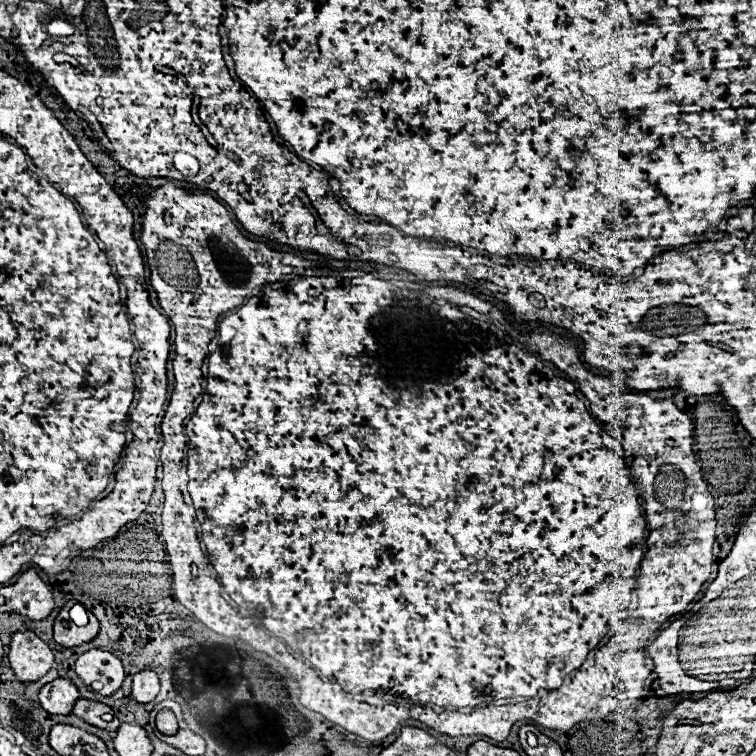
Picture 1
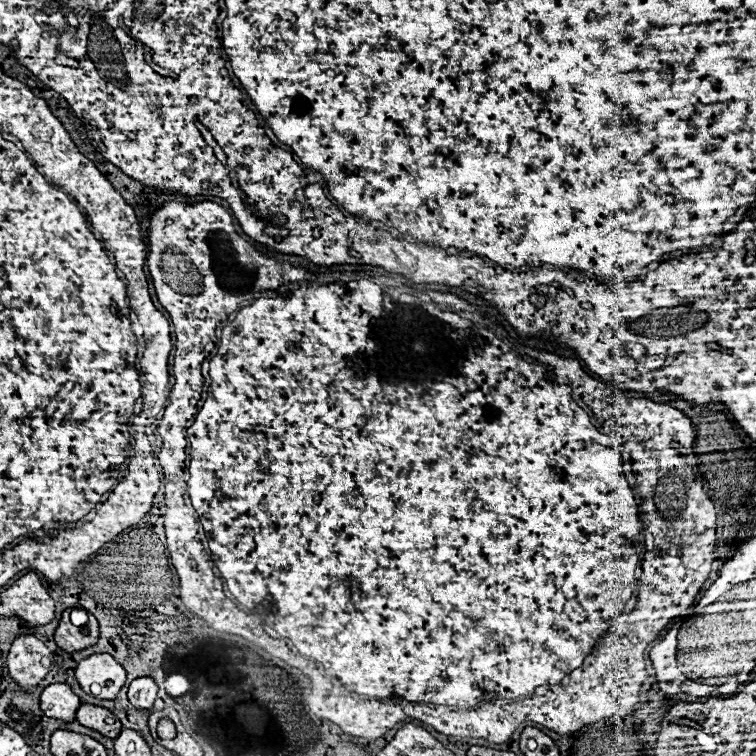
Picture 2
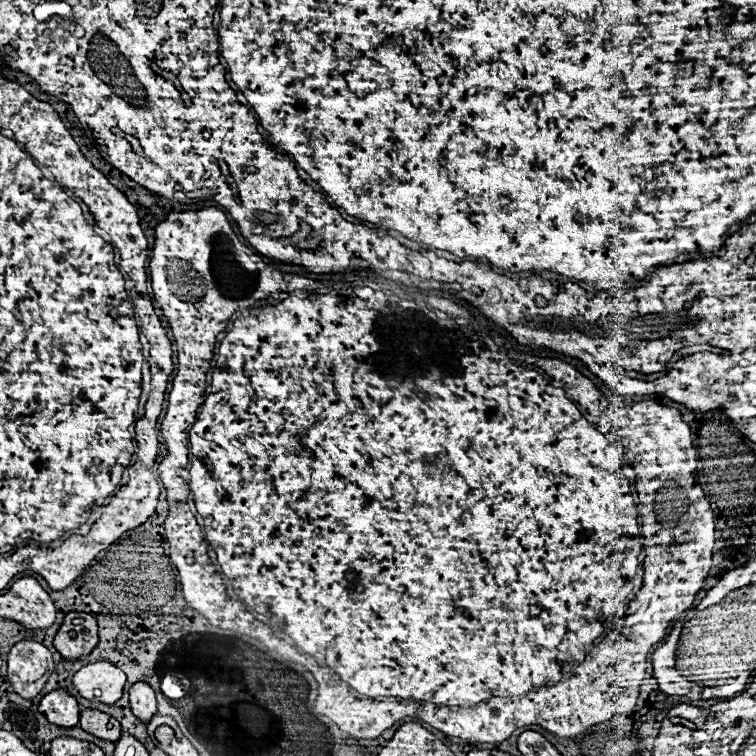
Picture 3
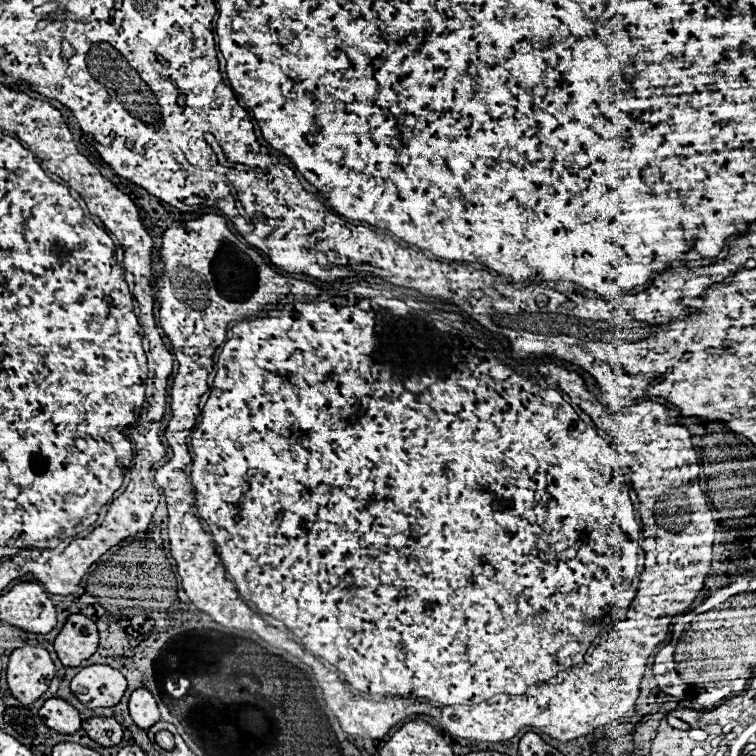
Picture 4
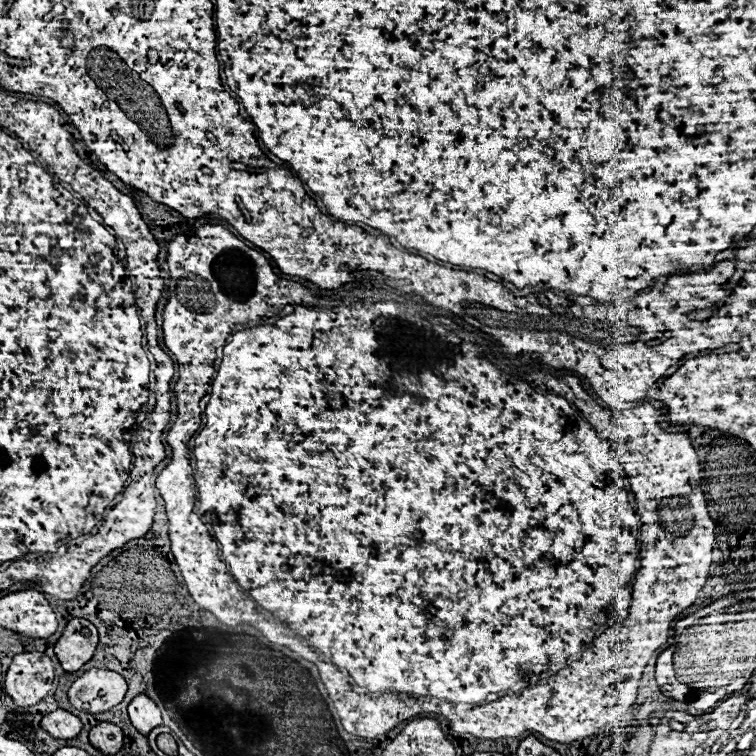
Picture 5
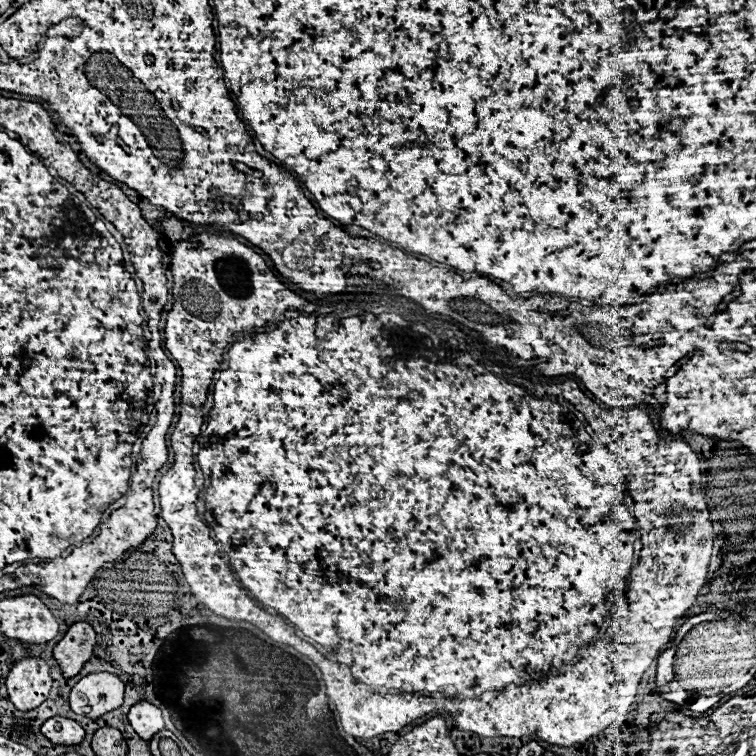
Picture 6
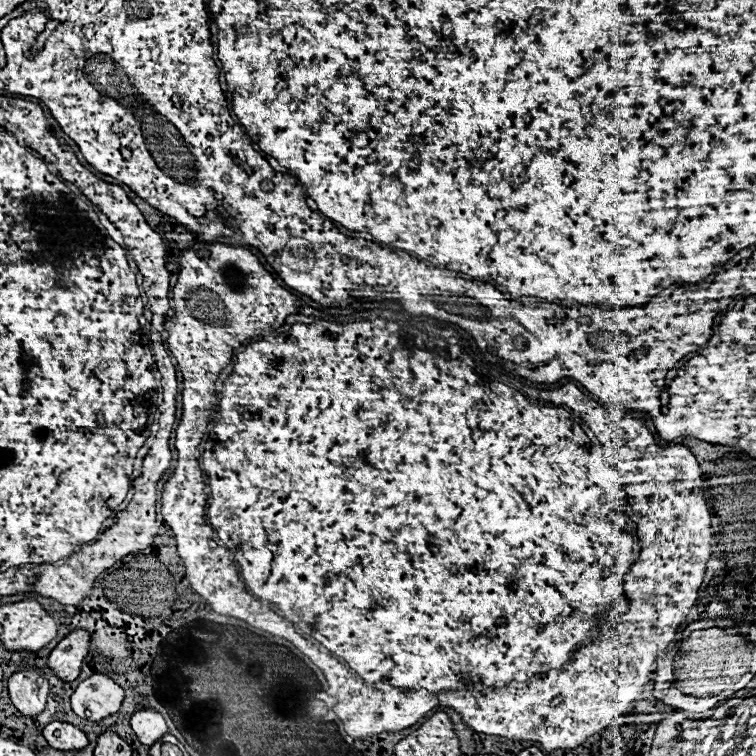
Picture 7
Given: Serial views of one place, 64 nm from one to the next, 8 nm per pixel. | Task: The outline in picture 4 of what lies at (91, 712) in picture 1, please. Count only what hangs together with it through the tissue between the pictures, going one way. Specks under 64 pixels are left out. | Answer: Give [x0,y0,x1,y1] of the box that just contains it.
[82,716,122,748]

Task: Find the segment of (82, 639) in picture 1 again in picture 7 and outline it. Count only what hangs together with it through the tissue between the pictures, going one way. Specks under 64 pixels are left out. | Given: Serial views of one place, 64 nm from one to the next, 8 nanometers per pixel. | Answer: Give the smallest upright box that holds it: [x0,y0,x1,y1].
[48,630,90,682]

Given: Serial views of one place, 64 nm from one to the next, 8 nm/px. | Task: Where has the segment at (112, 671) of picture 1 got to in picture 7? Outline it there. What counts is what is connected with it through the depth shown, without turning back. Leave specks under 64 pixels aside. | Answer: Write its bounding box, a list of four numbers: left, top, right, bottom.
[70,674,124,722]

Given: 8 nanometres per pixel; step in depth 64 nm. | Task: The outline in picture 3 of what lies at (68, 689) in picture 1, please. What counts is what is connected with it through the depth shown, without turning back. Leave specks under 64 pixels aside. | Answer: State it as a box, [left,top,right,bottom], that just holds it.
[38,690,80,728]

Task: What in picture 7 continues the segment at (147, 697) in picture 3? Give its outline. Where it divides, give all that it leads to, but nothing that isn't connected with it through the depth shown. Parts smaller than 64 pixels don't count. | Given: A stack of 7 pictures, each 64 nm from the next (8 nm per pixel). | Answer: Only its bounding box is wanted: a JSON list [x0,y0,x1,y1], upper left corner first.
[130,710,168,746]

